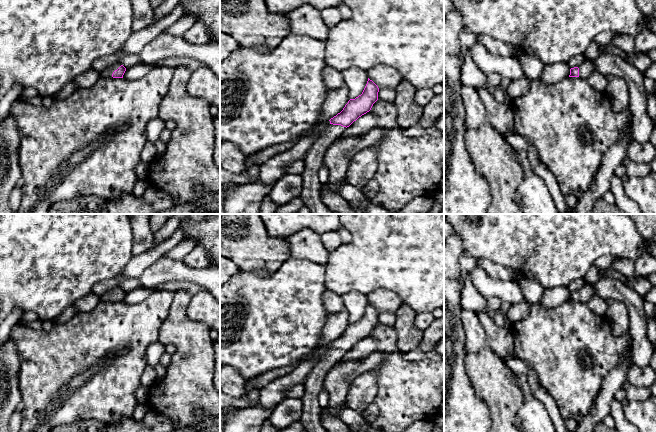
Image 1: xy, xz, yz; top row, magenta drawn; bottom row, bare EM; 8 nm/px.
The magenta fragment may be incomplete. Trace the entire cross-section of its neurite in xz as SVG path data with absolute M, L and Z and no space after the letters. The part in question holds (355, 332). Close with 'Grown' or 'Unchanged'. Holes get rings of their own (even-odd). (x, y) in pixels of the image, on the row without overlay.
M368 302L362 318L355 323L350 323L343 334L329 344L330 348L313 366L304 380L305 394L301 397L303 414L300 421L307 432L327 432L321 424L320 417L323 408L318 402L324 378L341 361L347 351L371 334L378 324L378 316L378 310Z. Grown

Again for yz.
M585 283L578 291L570 293L569 301L580 301L587 303L596 294L595 288L591 284Z. Grown

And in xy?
M113 288L102 294L100 299L103 302L123 302L125 295L126 292L123 289Z. Grown

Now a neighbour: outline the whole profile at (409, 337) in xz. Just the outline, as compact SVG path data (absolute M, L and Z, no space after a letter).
M403 304L396 312L395 330L396 346L400 352L409 352L417 348L422 340L423 331L416 327L417 313L408 305Z

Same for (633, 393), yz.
M625 382L622 388L626 392L626 398L629 402L643 402L651 397L650 387L638 387Z

